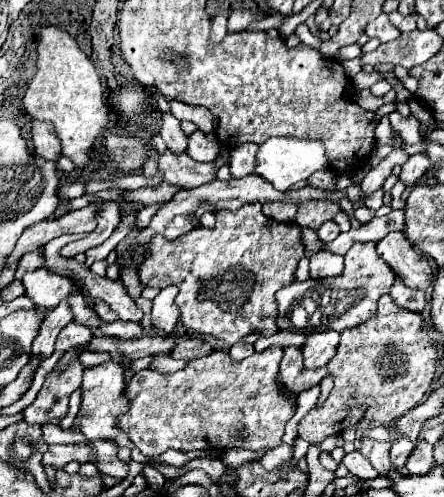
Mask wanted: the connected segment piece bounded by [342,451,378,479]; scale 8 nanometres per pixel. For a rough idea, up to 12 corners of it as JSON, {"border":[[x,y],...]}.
{"border":[[346,453],[342,463],[360,479],[374,479],[378,471],[358,453]]}

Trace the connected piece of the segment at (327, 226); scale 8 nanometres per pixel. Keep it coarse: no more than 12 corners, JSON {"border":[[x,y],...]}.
{"border":[[334,221],[322,223],[318,237],[324,243],[336,239],[340,229]]}

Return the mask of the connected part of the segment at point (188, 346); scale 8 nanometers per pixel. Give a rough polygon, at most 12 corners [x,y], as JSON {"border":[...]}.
{"border":[[196,337],[176,343],[174,359],[196,359],[212,351],[210,343]]}

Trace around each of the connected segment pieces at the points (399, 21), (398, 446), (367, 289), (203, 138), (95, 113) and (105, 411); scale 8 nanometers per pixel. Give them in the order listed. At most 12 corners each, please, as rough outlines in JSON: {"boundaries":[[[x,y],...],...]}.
{"boundaries":[[[396,11],[390,13],[390,23],[400,31],[416,29],[418,13],[396,17]],[[398,439],[390,449],[394,469],[404,467],[408,451],[414,443],[410,439]],[[356,243],[342,275],[294,281],[276,293],[278,329],[292,309],[320,307],[342,333],[376,315],[392,269],[376,243]],[[198,129],[190,135],[186,153],[192,159],[216,159],[218,141]],[[42,27],[22,103],[52,121],[64,157],[88,163],[108,123],[96,67]],[[106,361],[84,371],[88,441],[108,439],[130,447],[118,417],[130,407],[124,367]]]}

